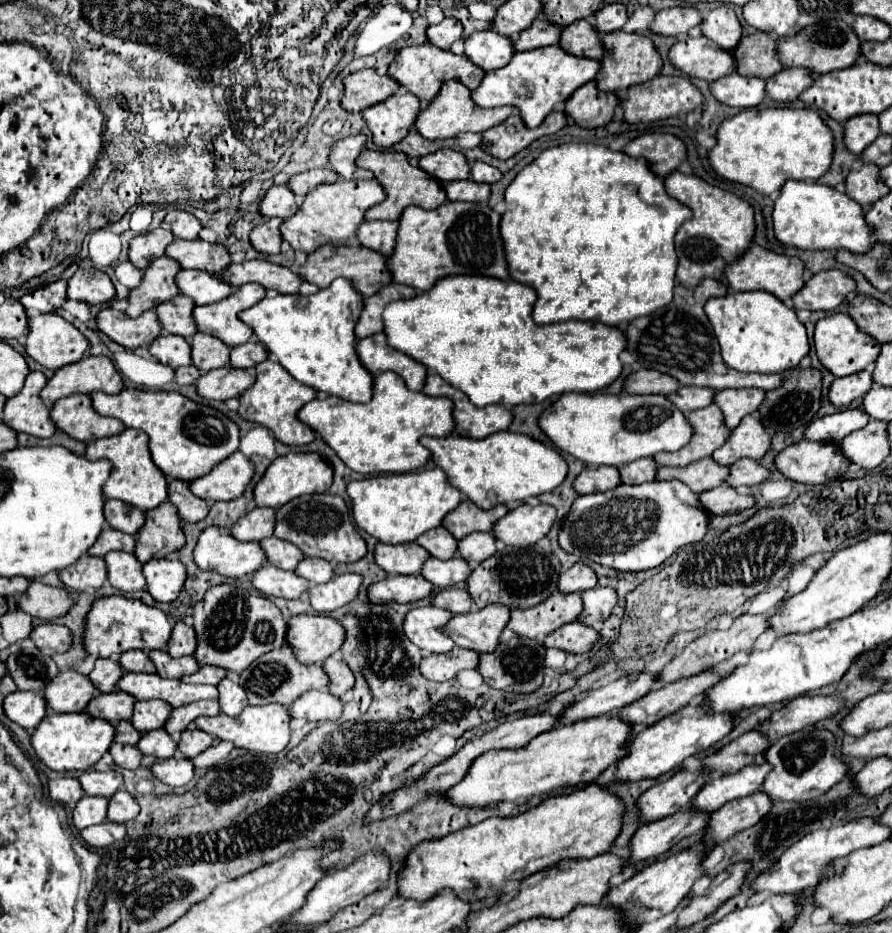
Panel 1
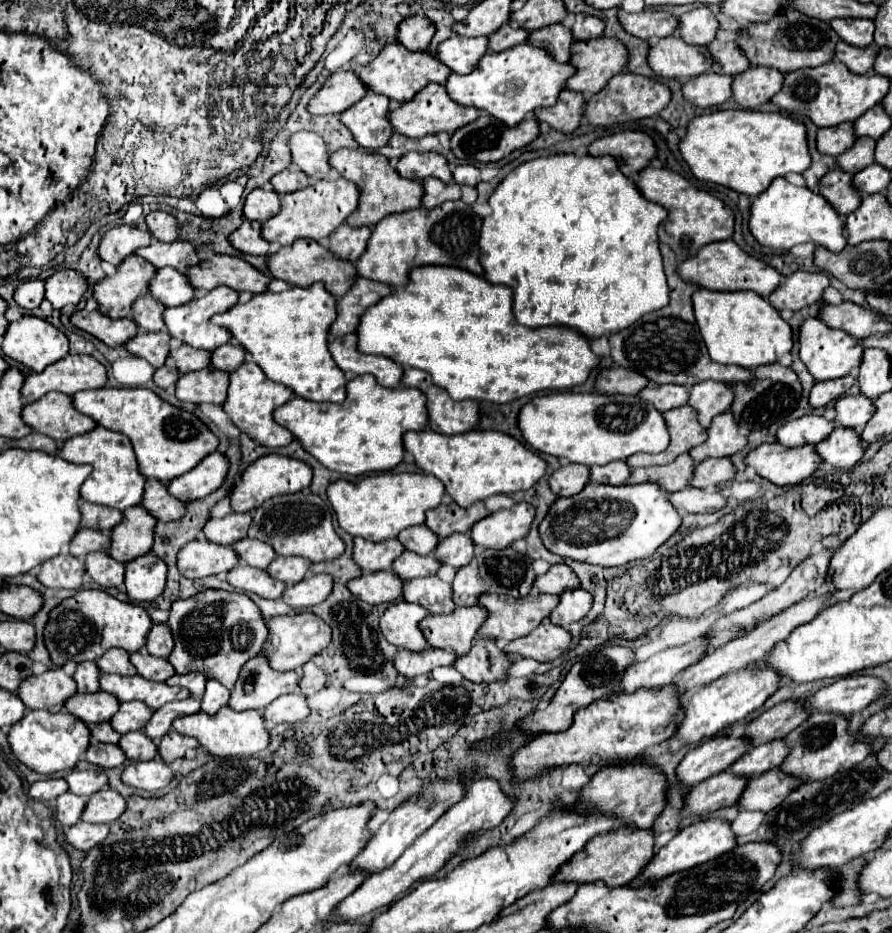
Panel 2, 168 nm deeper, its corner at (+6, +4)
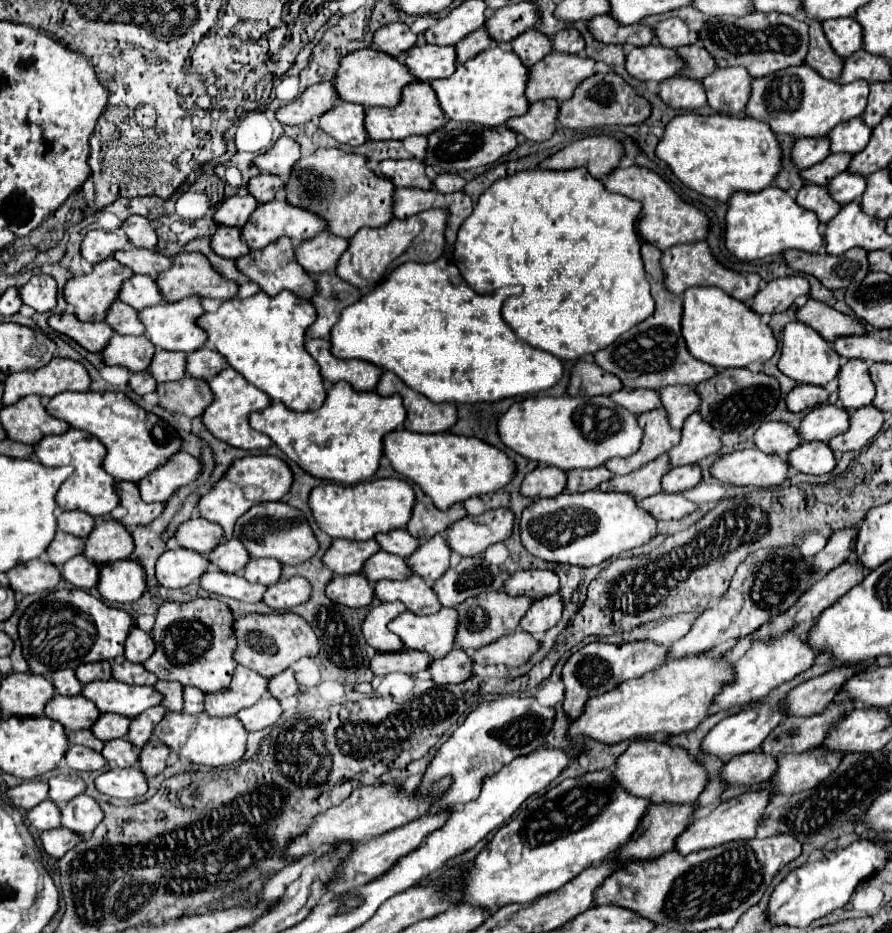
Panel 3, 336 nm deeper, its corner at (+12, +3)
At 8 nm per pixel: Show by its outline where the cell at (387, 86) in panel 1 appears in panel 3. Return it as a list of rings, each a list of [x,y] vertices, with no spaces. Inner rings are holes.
[[[322,82],[314,84],[312,88],[306,88],[302,96],[298,96],[292,104],[282,106],[276,112],[276,118],[282,124],[304,124],[310,120],[320,118],[324,112],[328,112],[338,102],[338,94],[334,88],[334,82]]]

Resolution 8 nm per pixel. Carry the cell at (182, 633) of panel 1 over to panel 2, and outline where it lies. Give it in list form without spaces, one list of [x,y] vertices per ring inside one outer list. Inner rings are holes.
[[[152,625],[152,629],[146,635],[148,653],[154,657],[166,657],[170,655],[172,647],[174,647],[174,641],[168,625]]]

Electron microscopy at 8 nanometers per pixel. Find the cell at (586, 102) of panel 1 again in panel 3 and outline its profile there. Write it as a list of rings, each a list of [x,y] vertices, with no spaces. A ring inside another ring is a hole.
[[[540,100],[534,102],[528,114],[508,120],[508,128],[522,134],[528,140],[542,142],[548,140],[556,132],[556,120],[560,112],[558,100]]]

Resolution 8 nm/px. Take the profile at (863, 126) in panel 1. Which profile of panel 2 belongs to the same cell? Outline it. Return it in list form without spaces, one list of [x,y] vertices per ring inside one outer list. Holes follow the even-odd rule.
[[[840,123],[838,127],[818,129],[818,135],[816,135],[816,147],[818,147],[818,151],[822,155],[838,157],[846,149],[850,149],[854,145],[854,141],[856,141],[854,131],[852,131],[850,125],[852,123]]]

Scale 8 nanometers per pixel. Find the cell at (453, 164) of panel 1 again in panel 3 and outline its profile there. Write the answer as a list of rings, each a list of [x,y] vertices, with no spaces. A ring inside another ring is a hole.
[[[410,158],[410,160],[384,160],[380,162],[380,166],[376,168],[376,174],[388,178],[396,188],[422,188],[422,190],[430,190],[432,182],[428,180],[426,172],[424,172],[426,164],[422,160]]]

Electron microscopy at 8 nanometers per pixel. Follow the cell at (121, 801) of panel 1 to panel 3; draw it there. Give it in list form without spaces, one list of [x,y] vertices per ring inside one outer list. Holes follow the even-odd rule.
[[[80,794],[62,806],[62,826],[72,828],[74,832],[90,834],[102,822],[102,808],[96,798]]]

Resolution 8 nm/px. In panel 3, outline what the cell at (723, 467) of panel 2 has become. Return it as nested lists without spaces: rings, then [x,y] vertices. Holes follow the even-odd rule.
[[[688,464],[688,466],[678,466],[668,472],[662,480],[662,490],[664,492],[684,492],[694,488],[696,484],[702,482],[702,468],[698,464]]]

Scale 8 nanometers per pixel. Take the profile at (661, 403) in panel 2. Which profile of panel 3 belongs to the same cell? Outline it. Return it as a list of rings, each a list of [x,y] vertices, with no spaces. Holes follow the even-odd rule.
[[[622,388],[620,392],[612,394],[612,400],[616,400],[616,404],[624,404],[624,408],[628,408],[630,412],[636,412],[636,414],[644,414],[654,408],[662,408],[660,392],[650,390],[650,388],[636,388],[636,390]]]

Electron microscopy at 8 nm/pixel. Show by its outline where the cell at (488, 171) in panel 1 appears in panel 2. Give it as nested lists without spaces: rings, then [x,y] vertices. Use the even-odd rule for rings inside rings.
[[[458,165],[452,173],[454,181],[460,183],[460,185],[478,185],[480,183],[480,171],[472,165]]]

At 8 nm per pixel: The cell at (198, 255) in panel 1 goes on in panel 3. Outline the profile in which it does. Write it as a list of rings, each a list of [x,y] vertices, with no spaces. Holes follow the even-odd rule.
[[[126,248],[114,254],[114,258],[132,268],[134,274],[148,274],[148,276],[156,276],[164,270],[168,270],[172,266],[172,258],[156,252],[156,250],[148,250],[148,248]]]

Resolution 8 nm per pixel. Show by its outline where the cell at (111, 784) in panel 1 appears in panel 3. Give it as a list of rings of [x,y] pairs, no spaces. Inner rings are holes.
[[[68,774],[68,776],[56,776],[48,780],[50,784],[50,792],[48,796],[52,800],[56,800],[56,804],[66,804],[70,802],[74,796],[82,794],[86,790],[86,782],[76,776],[76,774]]]

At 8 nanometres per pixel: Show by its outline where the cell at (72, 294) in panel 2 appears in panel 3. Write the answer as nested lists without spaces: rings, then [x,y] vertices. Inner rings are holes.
[[[36,274],[26,286],[20,288],[20,296],[24,304],[32,306],[36,312],[50,312],[52,308],[56,308],[58,284],[48,274]]]

